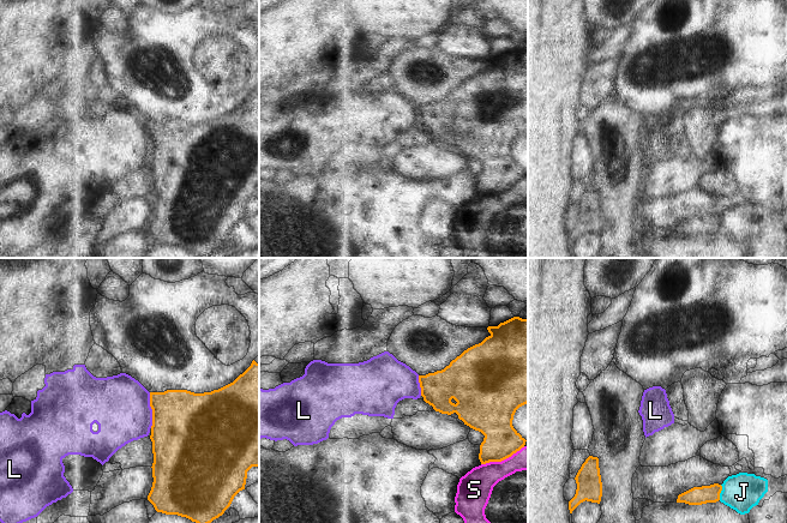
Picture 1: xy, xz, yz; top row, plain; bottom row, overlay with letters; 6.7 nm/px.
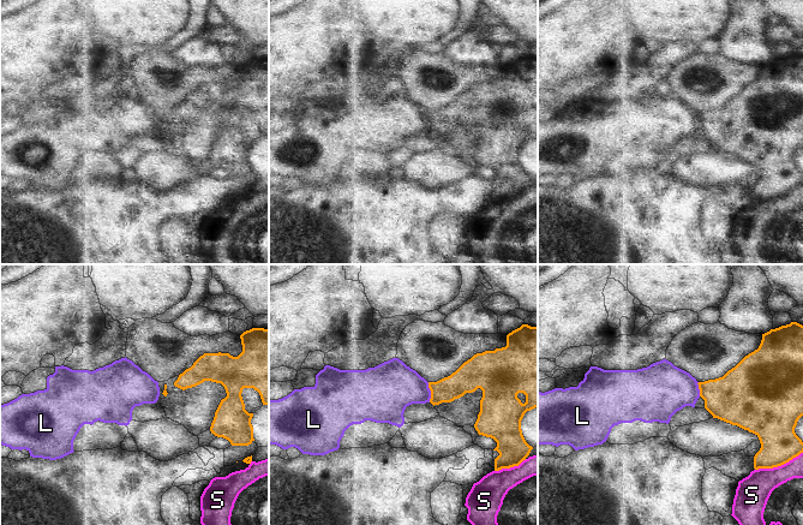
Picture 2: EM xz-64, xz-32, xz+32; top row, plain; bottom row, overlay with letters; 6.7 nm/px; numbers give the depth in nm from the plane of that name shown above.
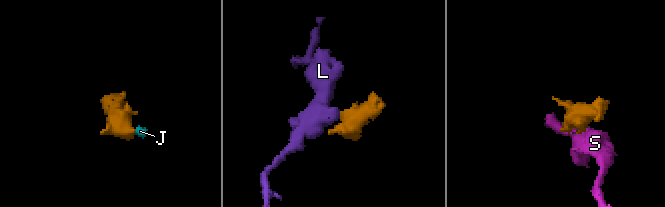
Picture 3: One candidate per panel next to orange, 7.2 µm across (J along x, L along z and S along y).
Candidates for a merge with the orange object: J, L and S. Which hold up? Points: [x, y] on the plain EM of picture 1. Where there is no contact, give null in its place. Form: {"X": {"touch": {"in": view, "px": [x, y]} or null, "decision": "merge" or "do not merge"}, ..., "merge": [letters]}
{"J": {"touch": {"in": "yz", "px": [720, 223]}, "decision": "merge"}, "L": {"touch": {"in": "xy", "px": [152, 142]}, "decision": "do not merge"}, "S": {"touch": {"in": "xz", "px": [503, 191]}, "decision": "do not merge"}, "merge": ["J"]}

